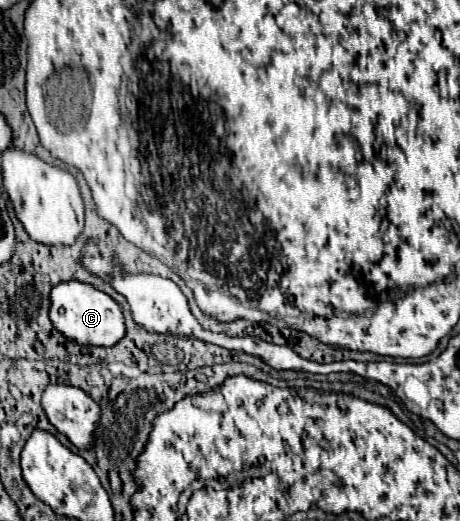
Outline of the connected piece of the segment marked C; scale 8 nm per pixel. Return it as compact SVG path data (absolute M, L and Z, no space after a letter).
M69 280L51 288L51 324L59 330L67 340L77 342L79 346L113 346L125 334L125 320L119 304L109 298L105 292L95 290L89 284Z

